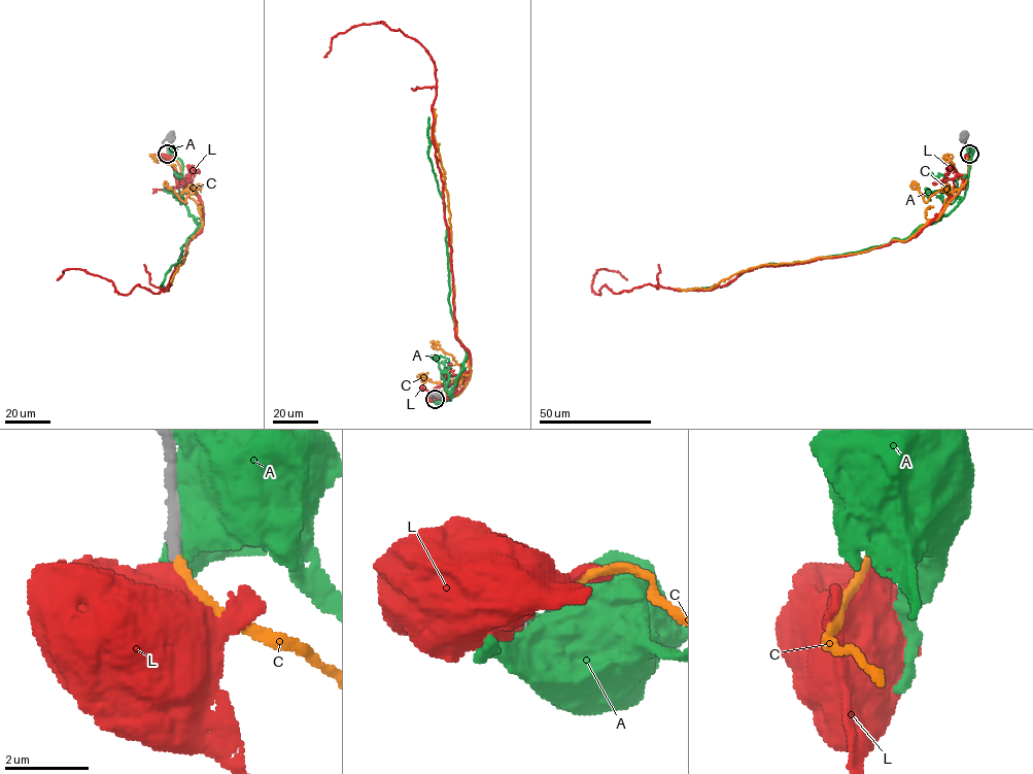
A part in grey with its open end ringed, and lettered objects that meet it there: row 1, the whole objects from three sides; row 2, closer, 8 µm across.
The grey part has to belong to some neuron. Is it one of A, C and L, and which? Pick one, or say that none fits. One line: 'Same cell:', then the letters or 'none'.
Same cell: C

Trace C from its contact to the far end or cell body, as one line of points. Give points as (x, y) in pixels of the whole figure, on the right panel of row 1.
C: (968, 154), (966, 182), (935, 220), (905, 240), (761, 264), (708, 289), (674, 290)

